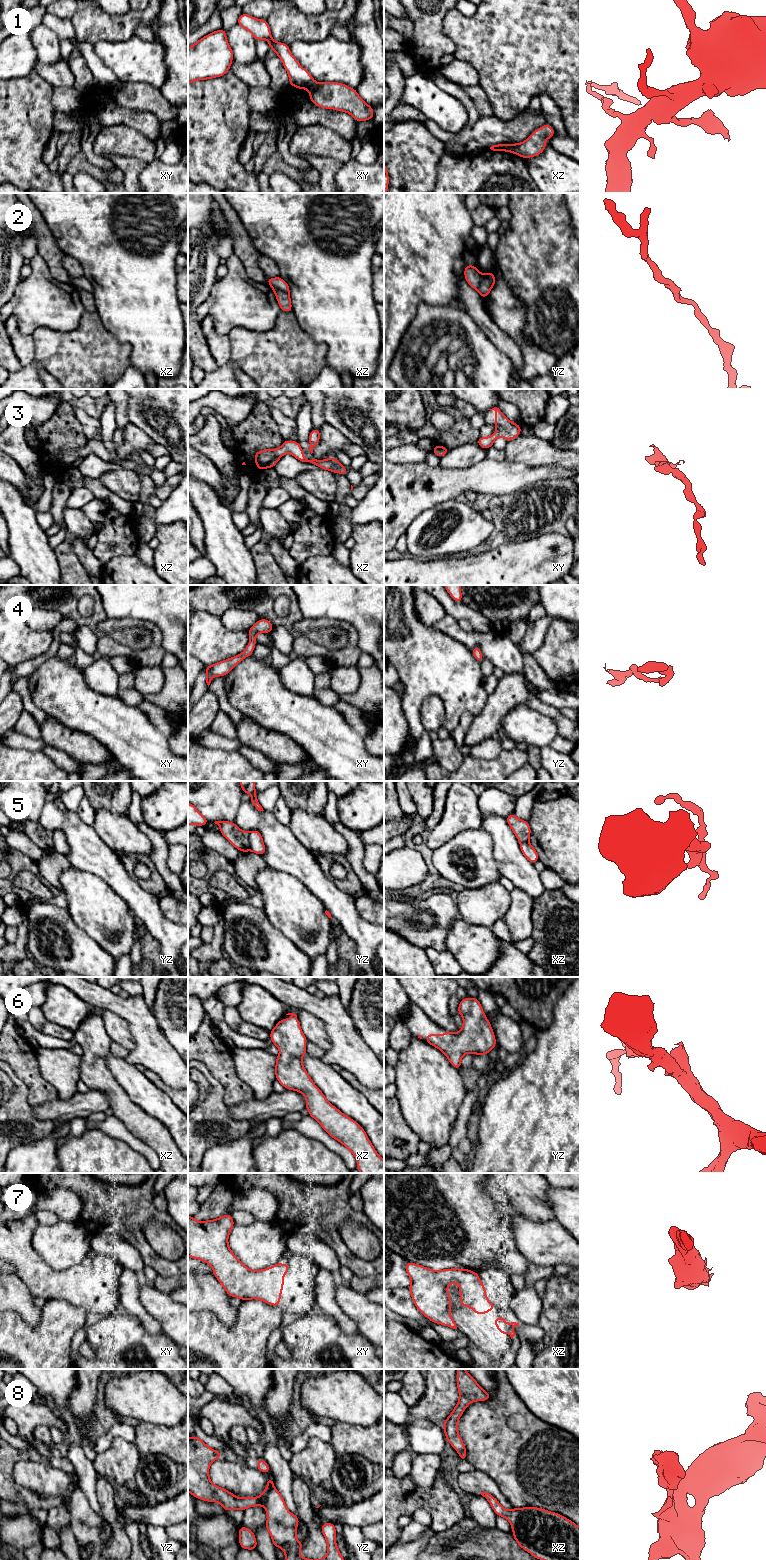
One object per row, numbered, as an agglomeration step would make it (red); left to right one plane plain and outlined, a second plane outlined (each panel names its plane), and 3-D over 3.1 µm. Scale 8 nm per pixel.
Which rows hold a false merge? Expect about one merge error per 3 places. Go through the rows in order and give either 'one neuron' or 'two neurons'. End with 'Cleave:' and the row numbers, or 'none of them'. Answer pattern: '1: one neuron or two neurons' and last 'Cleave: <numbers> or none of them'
1: two neurons
2: one neuron
3: one neuron
4: one neuron
5: one neuron
6: one neuron
7: two neurons
8: two neurons
Cleave: 1, 7, 8

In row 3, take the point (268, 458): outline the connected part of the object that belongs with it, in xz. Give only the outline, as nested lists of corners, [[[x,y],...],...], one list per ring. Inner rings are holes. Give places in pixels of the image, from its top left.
[[[285,440],[284,443],[276,449],[266,449],[257,451],[254,461],[258,470],[274,468],[279,459],[286,453],[291,454],[302,463],[310,463],[318,466],[320,469],[326,469],[333,473],[347,474],[347,468],[343,466],[335,457],[329,457],[325,460],[307,459],[303,456],[304,451],[298,441]]]

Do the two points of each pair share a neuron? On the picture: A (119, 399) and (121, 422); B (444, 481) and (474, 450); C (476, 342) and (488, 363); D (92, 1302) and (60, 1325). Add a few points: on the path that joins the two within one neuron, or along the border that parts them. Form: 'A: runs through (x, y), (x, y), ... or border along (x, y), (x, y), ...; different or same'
A: runs through (121, 405), (121, 416); same
B: border along (479, 462), (464, 468), (443, 468), (440, 466); different
C: runs through (481, 347), (487, 358); same
D: border along (82, 1306), (88, 1313); different

